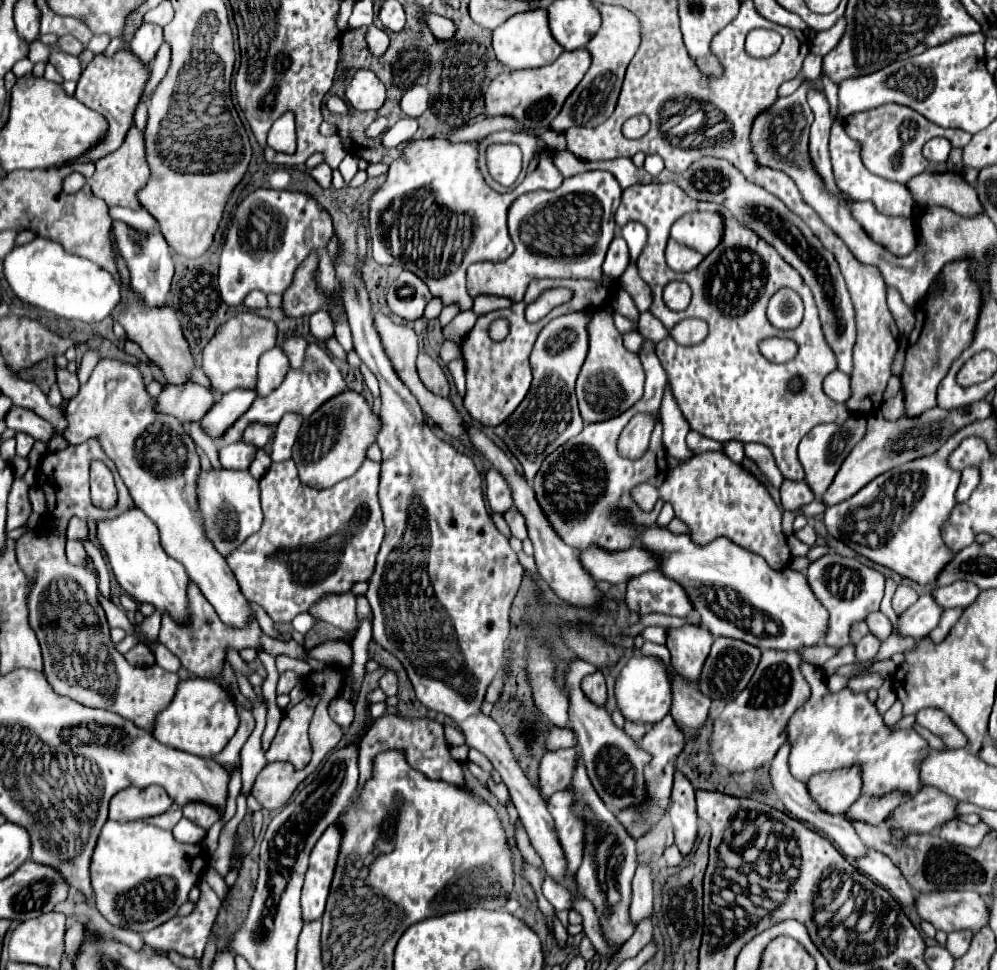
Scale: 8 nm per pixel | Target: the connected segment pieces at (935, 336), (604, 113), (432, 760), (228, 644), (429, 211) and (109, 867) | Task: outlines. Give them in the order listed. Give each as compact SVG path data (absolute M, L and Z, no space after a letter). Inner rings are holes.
M964 262L946 264L942 274L944 294L940 294L940 298L926 296L916 306L916 326L910 334L902 374L904 418L918 418L926 410L938 406L936 390L948 374L950 364L962 354L964 346L972 342L972 326L976 324L976 314L980 312L980 290L972 286L972 278L968 278L968 268Z
M602 4L598 6L598 10L602 14L602 26L586 46L592 54L592 66L582 82L574 88L574 92L566 98L560 114L550 122L550 128L554 132L564 134L572 126L598 126L600 122L604 122L616 106L626 66L640 46L640 20L636 14L632 14L624 6L612 4Z
M390 714L384 716L384 718L378 718L360 742L360 748L358 748L360 782L358 782L358 786L362 786L368 780L368 774L372 774L372 758L378 752L384 752L384 750L390 750L390 748L404 750L410 766L424 772L428 778L446 780L450 784L464 786L462 766L456 760L450 758L448 748L446 748L446 740L444 740L444 728L438 722L426 720L426 718L422 718L422 720L402 720L402 718L396 718L396 716L390 716Z
M194 582L188 584L188 610L190 610L190 616L182 624L177 623L169 614L164 614L161 619L158 640L180 659L184 670L188 670L190 674L194 674L198 678L216 680L222 672L224 662L226 662L226 650L228 648L242 650L242 648L252 646L256 651L264 650L274 657L288 654L292 658L304 658L304 648L296 640L282 642L273 639L265 635L261 628L252 626L252 624L248 624L240 630L224 624L218 618L212 604L204 598L204 594L200 594L200 588Z
M426 138L426 140L410 140L404 148L404 154L394 160L390 164L390 170L388 170L388 178L386 182L378 188L378 192L370 198L370 238L372 238L372 256L378 264L384 264L384 266L390 266L390 264L398 264L402 266L404 270L410 270L414 272L418 278L422 278L426 282L426 286L430 288L430 292L434 296L440 296L444 304L450 304L450 302L456 302L460 304L462 310L470 310L472 308L472 298L468 296L466 292L466 268L472 264L472 262L480 262L480 260L504 260L512 254L514 246L510 242L510 236L508 236L508 228L506 228L506 212L508 212L508 206L522 194L526 192L532 192L532 190L554 190L556 186L560 186L560 182L564 180L564 176L560 174L560 170L554 166L554 160L552 160L552 154L554 150L546 148L542 152L538 152L532 160L530 160L530 166L528 166L528 174L526 174L526 180L512 192L506 192L506 194L500 194L496 190L492 190L486 182L484 182L484 176L478 172L478 142L450 142L446 138Z
M108 820L100 832L94 856L92 856L92 888L96 896L96 906L100 914L114 926L130 928L134 932L146 932L152 930L172 916L176 916L178 908L188 902L188 894L192 886L200 880L202 868L198 868L198 850L194 850L188 844L176 842L170 830L160 830L156 826L144 824L144 822L112 822Z

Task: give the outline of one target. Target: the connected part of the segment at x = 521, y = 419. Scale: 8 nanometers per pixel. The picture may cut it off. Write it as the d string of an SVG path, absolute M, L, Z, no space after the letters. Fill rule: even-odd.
M572 312L550 320L542 328L534 344L534 350L530 354L530 364L534 374L532 386L526 398L520 402L520 406L510 414L510 418L504 420L500 426L496 426L496 434L506 442L510 452L520 460L528 482L532 482L532 478L536 476L536 472L540 470L548 454L552 454L566 440L580 434L580 430L584 428L584 420L576 406L578 402L574 394L574 382L588 352L586 348L588 318L590 316L582 312Z

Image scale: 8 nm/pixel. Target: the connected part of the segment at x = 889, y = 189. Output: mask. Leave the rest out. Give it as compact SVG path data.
M835 119L831 129L829 138L829 150L830 156L832 156L832 166L834 166L834 176L836 176L836 184L838 188L848 194L848 196L854 196L854 200L870 200L876 210L884 216L892 216L892 218L908 218L916 224L918 228L918 220L922 216L922 208L920 204L912 198L910 190L906 184L900 184L900 182L890 182L890 180L884 180L880 176L874 176L862 162L862 146L860 142L852 140L846 132L844 132L844 126L842 126L842 120Z

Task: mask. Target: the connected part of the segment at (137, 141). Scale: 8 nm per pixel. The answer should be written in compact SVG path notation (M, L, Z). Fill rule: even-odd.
M132 126L132 130L128 132L128 138L120 146L120 150L96 160L96 172L92 178L88 178L88 184L90 184L92 192L98 198L102 198L108 206L124 206L124 208L140 210L142 204L138 200L138 192L144 188L148 178L150 178L150 168L144 158L144 138L138 132L138 128Z

